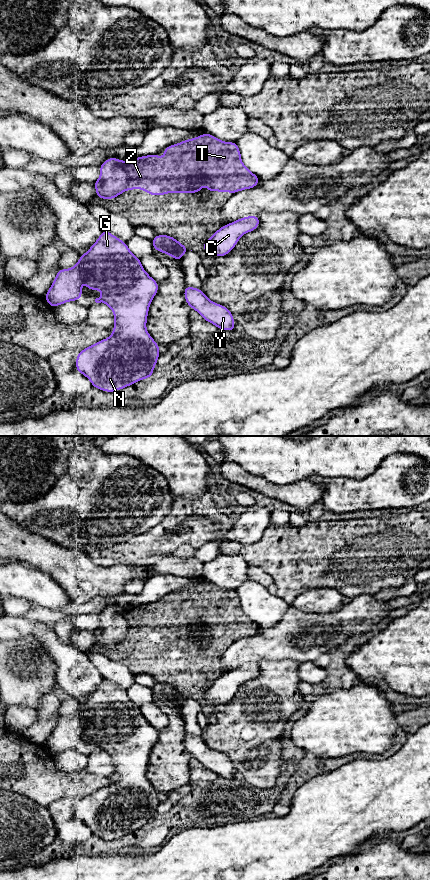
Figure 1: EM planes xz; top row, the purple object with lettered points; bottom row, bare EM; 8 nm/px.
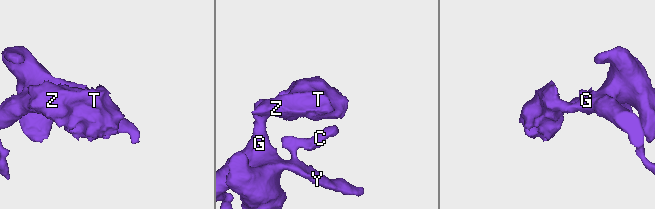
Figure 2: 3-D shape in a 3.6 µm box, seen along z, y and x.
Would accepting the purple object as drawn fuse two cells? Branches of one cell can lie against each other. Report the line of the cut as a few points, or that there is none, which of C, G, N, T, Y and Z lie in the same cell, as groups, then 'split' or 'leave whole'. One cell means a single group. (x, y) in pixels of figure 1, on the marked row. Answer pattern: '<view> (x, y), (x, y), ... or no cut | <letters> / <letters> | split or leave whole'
xz (123, 162), (123, 168), (127, 176), (126, 189) | C G N Y / T Z | split

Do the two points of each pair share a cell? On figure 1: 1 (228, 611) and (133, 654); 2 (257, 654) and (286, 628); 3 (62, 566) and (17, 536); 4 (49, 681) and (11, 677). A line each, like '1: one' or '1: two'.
1: one
2: one
3: one
4: one

